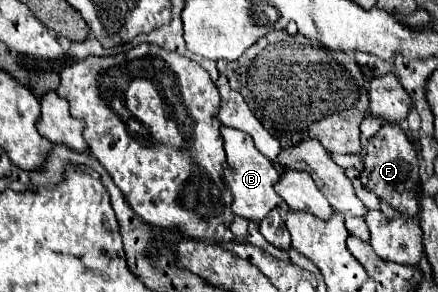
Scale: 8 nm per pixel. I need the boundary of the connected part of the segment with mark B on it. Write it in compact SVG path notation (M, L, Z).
M221 126L221 136L225 140L225 152L227 152L227 162L229 162L229 168L225 170L225 184L233 192L231 210L235 216L241 216L241 218L253 220L253 222L261 222L273 208L285 204L283 198L279 198L279 194L275 194L275 190L273 190L273 184L279 180L279 172L273 168L271 160L265 158L255 148L251 138L247 134L243 134L241 130Z

